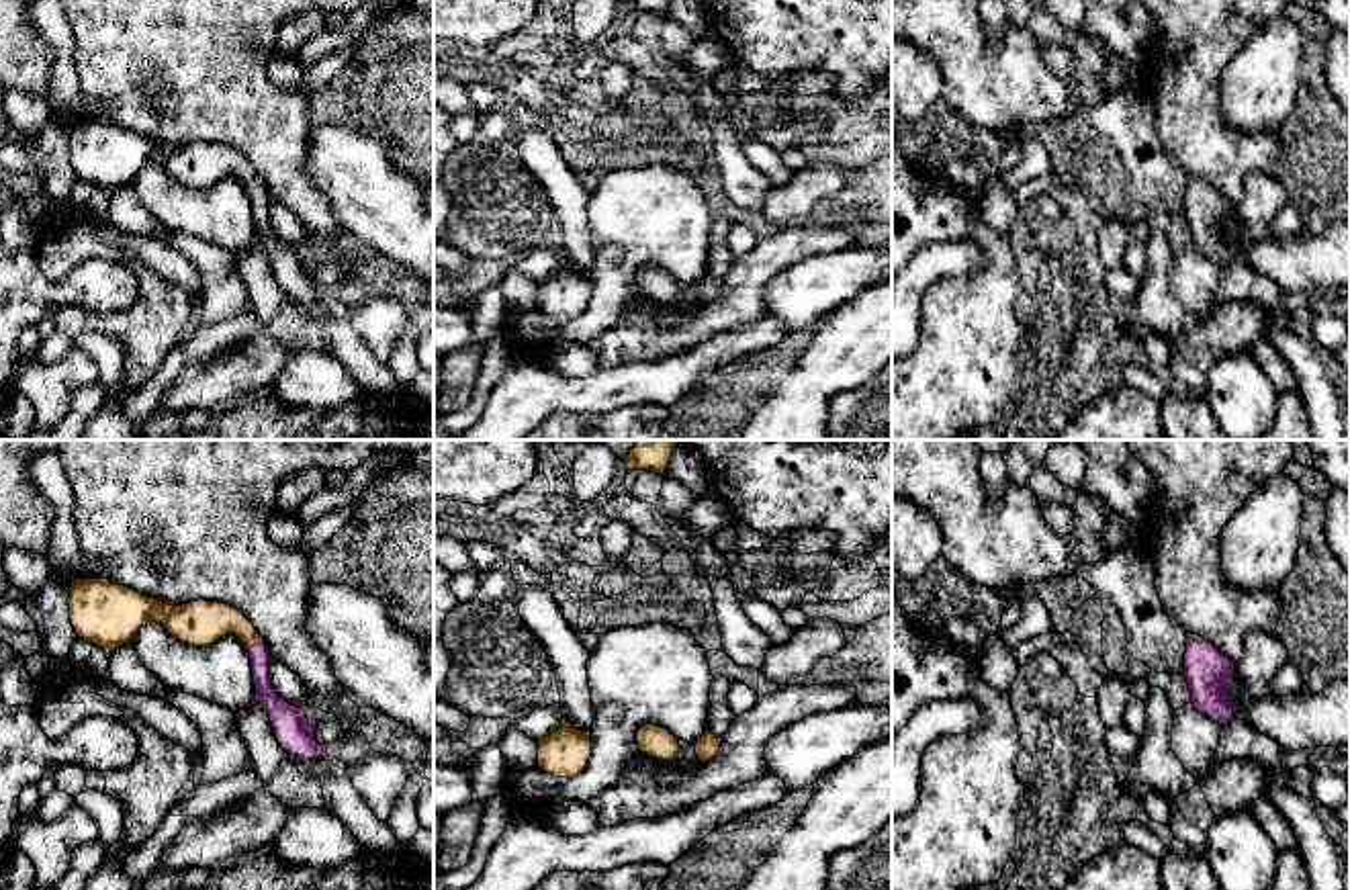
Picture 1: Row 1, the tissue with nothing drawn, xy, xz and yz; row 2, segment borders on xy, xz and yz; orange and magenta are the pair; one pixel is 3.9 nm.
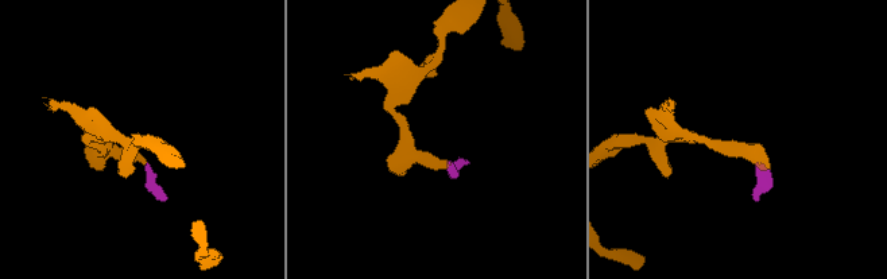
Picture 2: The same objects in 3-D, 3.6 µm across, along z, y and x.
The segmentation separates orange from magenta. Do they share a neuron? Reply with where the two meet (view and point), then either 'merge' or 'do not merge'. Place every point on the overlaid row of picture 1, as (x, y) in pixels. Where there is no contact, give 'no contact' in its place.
contact xy (254, 643); merge

